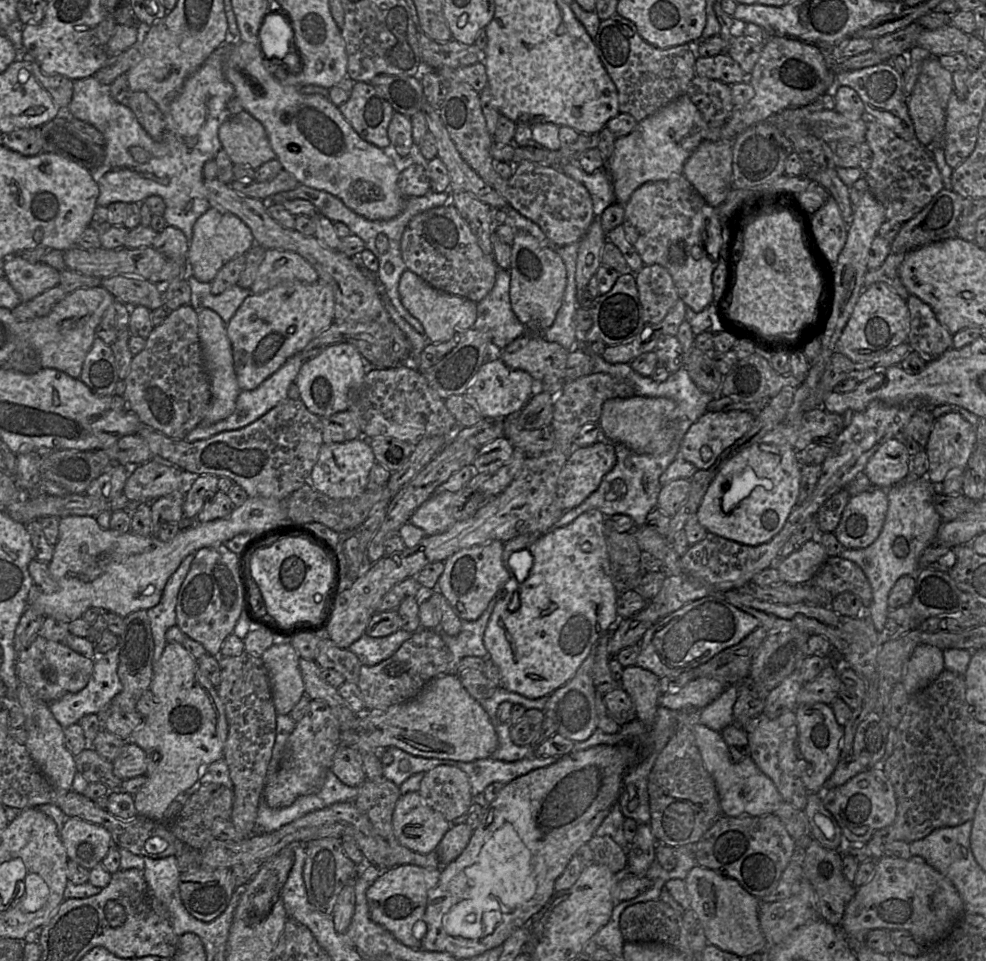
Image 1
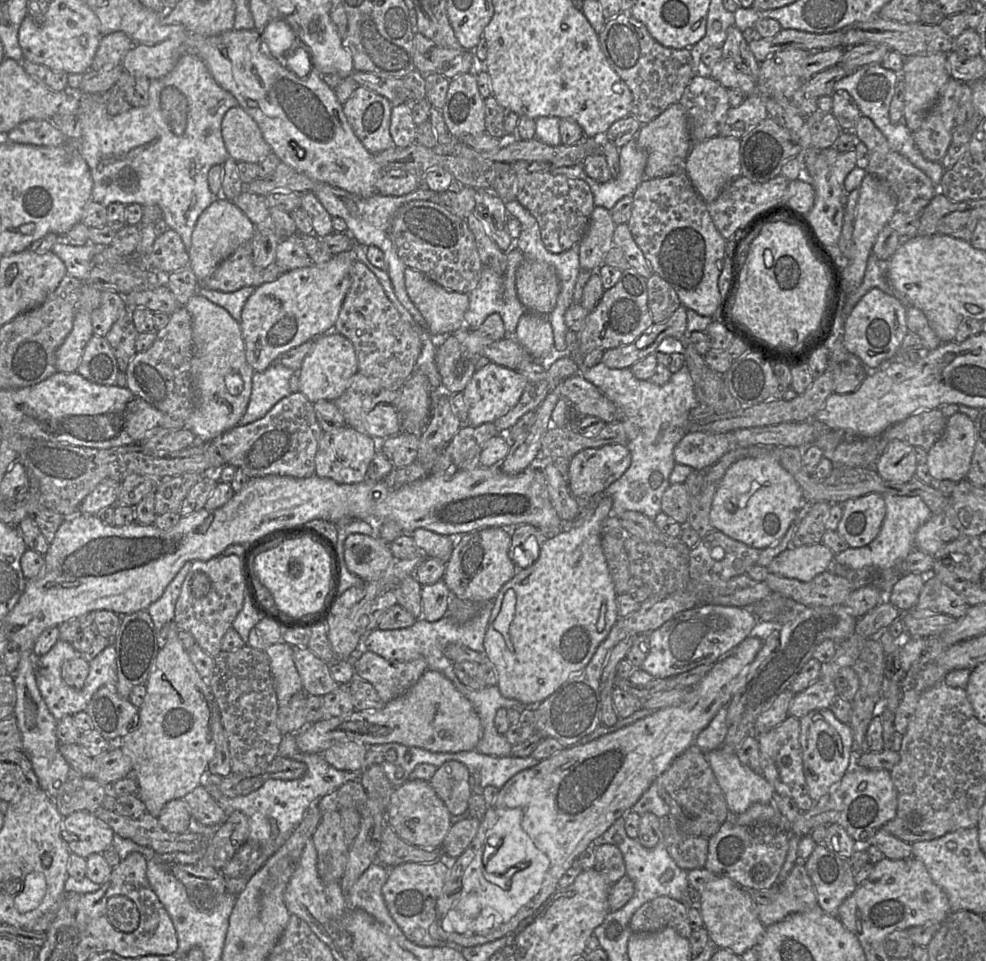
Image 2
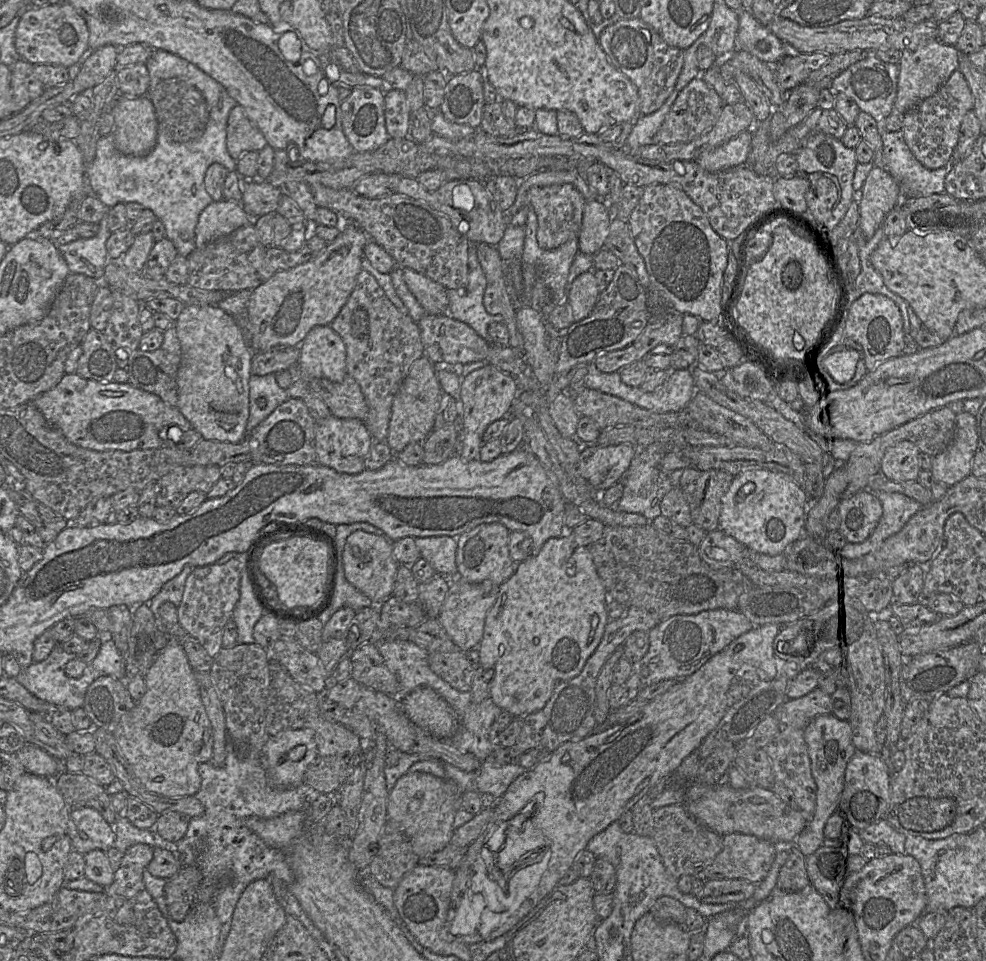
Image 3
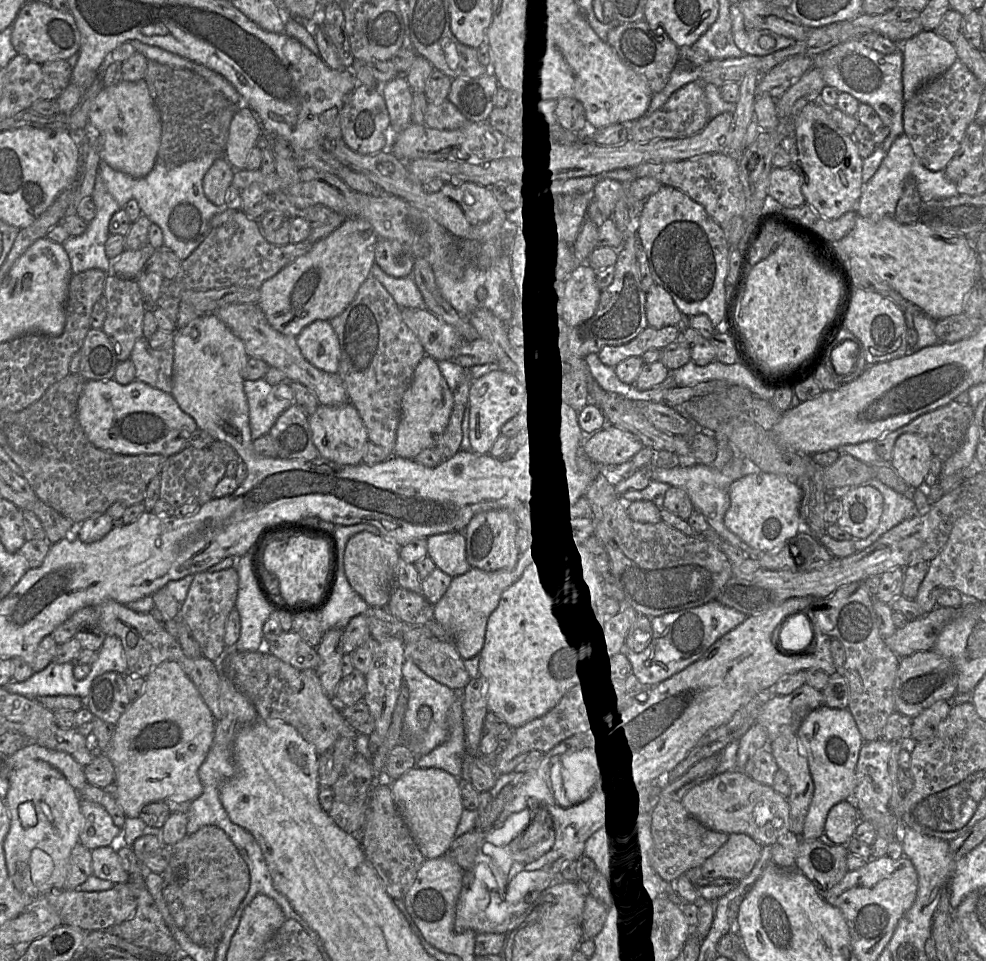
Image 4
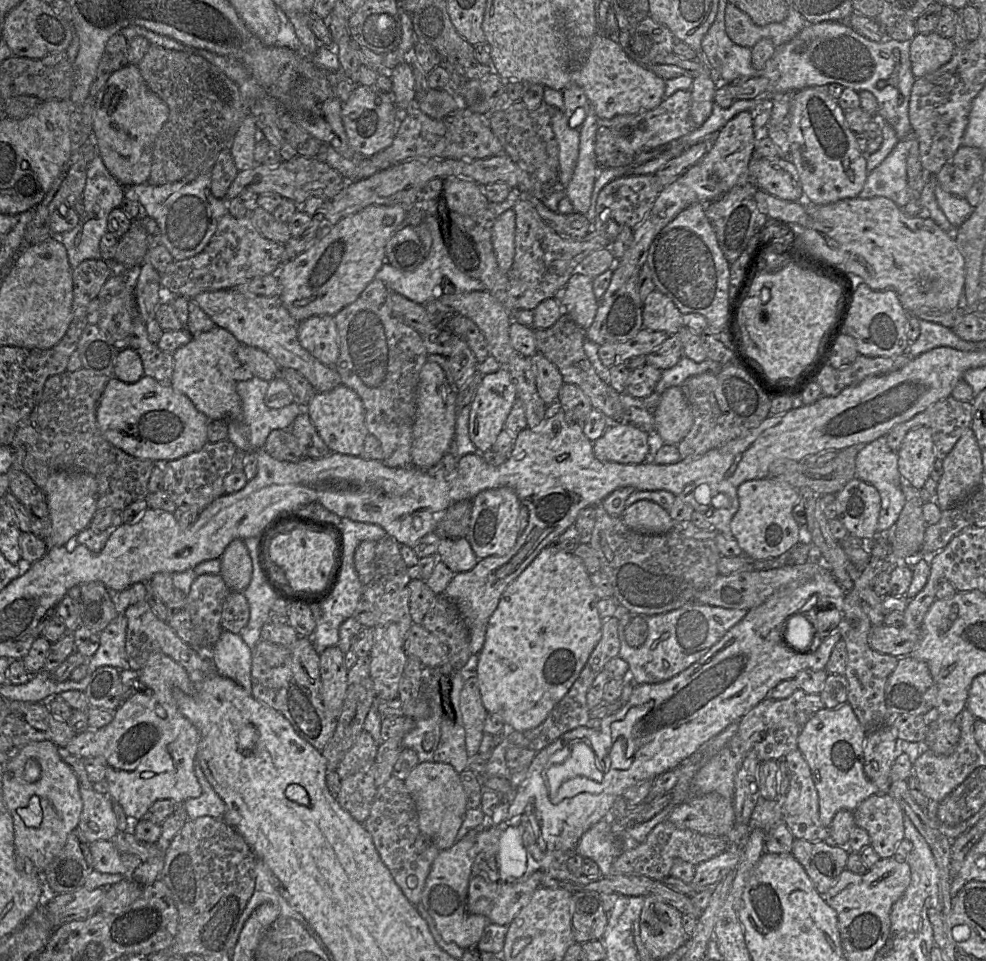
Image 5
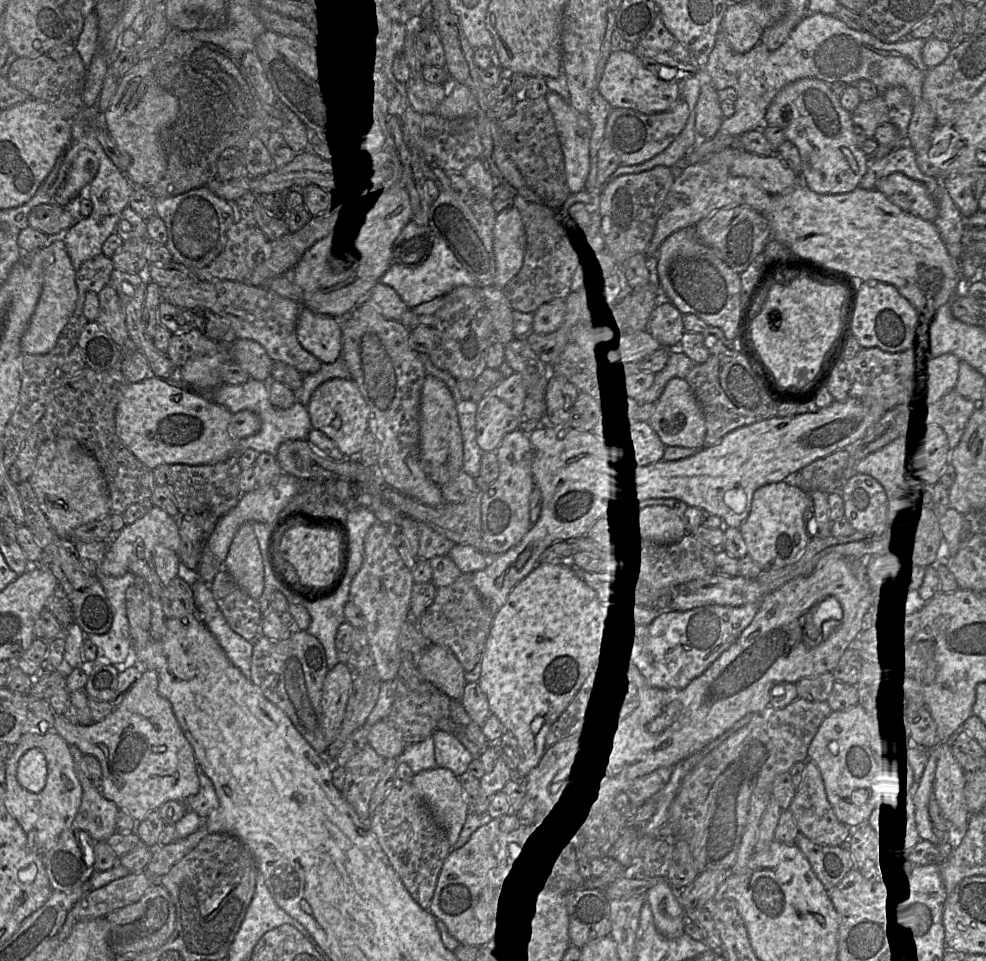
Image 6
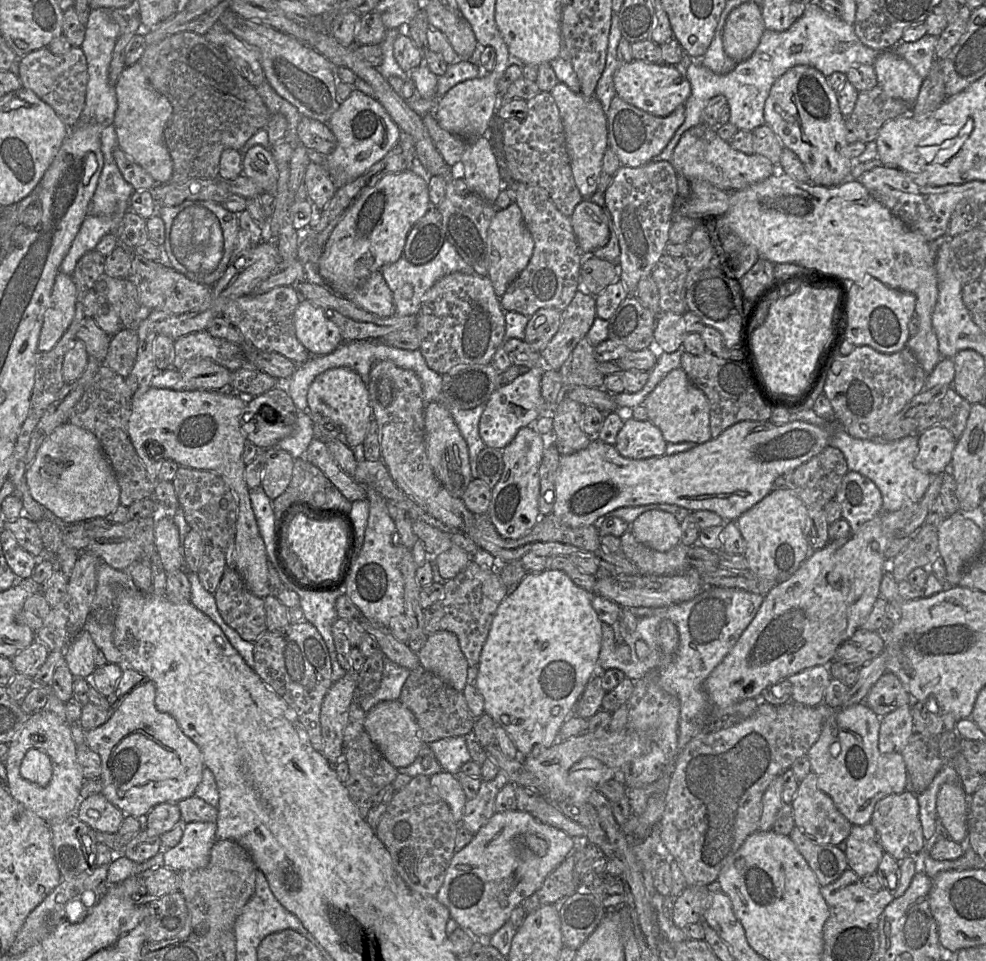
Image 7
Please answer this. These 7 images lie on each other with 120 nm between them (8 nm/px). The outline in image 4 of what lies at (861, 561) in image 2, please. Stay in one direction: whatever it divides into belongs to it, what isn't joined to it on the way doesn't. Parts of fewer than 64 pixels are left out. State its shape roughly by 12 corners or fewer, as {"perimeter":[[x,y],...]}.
{"perimeter":[[877,479],[870,485],[882,494],[883,511],[873,533],[853,539],[863,551],[887,531],[917,514],[910,495]]}

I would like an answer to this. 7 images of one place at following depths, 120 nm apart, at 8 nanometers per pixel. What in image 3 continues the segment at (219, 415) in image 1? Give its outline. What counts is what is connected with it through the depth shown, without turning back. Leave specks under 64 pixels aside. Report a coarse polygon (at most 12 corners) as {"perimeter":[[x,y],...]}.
{"perimeter":[[185,305],[177,408],[204,440],[248,435],[253,351],[218,306]]}

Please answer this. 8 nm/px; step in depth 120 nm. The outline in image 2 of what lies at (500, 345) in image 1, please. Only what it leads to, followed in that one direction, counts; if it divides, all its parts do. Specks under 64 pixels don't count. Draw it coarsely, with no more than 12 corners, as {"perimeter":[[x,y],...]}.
{"perimeter":[[513,246],[503,276],[484,267],[469,295],[464,324],[478,329],[499,314],[513,336],[527,309],[516,292],[525,259]]}

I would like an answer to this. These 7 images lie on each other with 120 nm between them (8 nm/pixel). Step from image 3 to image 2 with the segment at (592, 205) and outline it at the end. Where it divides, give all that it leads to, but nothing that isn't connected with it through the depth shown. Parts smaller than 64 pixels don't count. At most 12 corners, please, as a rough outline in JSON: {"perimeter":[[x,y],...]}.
{"perimeter":[[595,206],[579,242],[581,270],[596,272],[613,244],[615,223]]}

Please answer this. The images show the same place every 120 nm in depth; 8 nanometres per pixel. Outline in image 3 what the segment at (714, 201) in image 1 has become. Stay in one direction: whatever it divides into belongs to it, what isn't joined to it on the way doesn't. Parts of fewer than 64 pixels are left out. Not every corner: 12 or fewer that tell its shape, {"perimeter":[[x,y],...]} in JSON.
{"perimeter":[[751,129],[702,153],[709,172],[745,165]]}

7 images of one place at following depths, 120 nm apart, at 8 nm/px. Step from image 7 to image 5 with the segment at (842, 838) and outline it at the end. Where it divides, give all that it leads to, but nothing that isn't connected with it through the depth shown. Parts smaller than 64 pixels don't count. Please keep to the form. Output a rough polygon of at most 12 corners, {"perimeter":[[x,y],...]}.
{"perimeter":[[799,749],[783,762],[792,772],[781,798],[795,839],[826,841],[819,797]]}

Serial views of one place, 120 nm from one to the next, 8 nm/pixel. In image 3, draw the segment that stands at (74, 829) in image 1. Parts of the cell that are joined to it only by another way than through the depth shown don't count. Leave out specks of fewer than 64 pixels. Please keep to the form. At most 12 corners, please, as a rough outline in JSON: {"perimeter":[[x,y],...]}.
{"perimeter":[[94,808],[73,810],[73,851],[115,847],[114,827]]}

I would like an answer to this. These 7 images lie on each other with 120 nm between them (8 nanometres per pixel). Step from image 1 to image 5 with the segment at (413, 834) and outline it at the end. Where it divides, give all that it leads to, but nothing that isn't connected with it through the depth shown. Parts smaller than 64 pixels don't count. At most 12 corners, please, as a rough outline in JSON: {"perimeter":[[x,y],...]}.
{"perimeter":[[421,762],[405,778],[420,832],[454,845],[467,810],[459,773]]}

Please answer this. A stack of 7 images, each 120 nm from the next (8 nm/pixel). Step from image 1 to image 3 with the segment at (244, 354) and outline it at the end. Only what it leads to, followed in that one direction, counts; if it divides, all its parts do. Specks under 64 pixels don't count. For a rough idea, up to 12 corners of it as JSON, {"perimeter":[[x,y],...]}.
{"perimeter":[[349,223],[247,306],[252,351],[299,347],[355,287],[369,240]]}

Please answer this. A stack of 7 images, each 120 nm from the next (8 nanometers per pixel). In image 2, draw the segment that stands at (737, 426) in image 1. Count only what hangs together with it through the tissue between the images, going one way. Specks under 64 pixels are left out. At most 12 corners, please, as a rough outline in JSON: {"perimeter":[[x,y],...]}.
{"perimeter":[[688,432],[676,463],[706,471],[733,447],[733,433]]}

